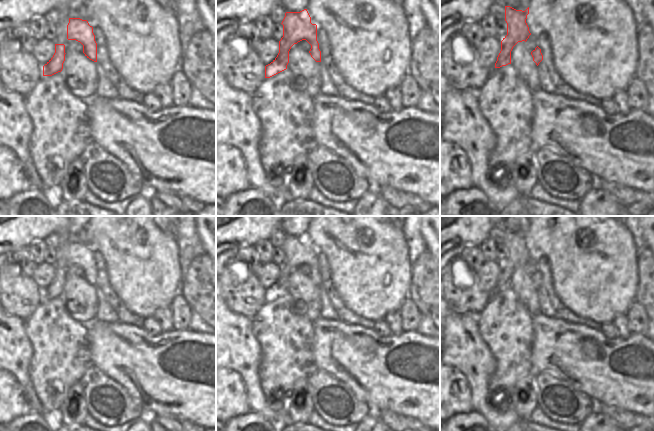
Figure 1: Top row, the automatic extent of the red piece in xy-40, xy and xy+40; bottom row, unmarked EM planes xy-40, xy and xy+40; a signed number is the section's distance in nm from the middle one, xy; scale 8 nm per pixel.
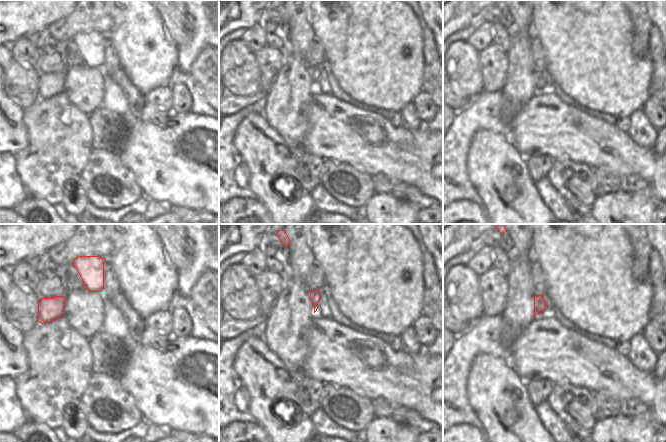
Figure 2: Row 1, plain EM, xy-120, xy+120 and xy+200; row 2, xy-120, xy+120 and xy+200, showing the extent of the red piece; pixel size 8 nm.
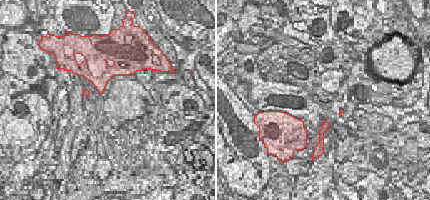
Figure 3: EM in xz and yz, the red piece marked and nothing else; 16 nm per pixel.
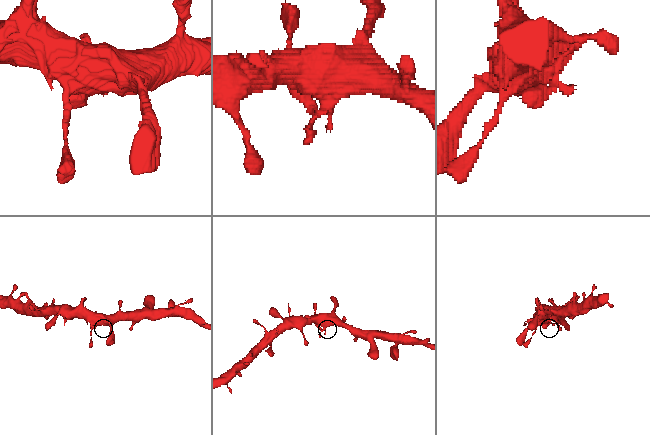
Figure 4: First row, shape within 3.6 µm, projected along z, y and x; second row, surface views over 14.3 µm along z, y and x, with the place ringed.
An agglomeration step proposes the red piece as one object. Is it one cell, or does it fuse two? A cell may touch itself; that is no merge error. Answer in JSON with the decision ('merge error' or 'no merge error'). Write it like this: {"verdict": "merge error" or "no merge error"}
{"verdict": "no merge error"}

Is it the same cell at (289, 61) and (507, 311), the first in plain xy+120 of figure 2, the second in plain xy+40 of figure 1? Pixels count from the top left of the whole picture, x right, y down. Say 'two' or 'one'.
one

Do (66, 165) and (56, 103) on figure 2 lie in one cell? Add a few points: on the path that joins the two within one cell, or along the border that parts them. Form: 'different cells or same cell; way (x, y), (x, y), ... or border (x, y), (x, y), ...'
same cell; way (59, 150), (56, 118)

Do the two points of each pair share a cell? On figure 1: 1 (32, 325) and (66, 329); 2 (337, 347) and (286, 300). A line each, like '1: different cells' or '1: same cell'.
1: same cell
2: different cells

